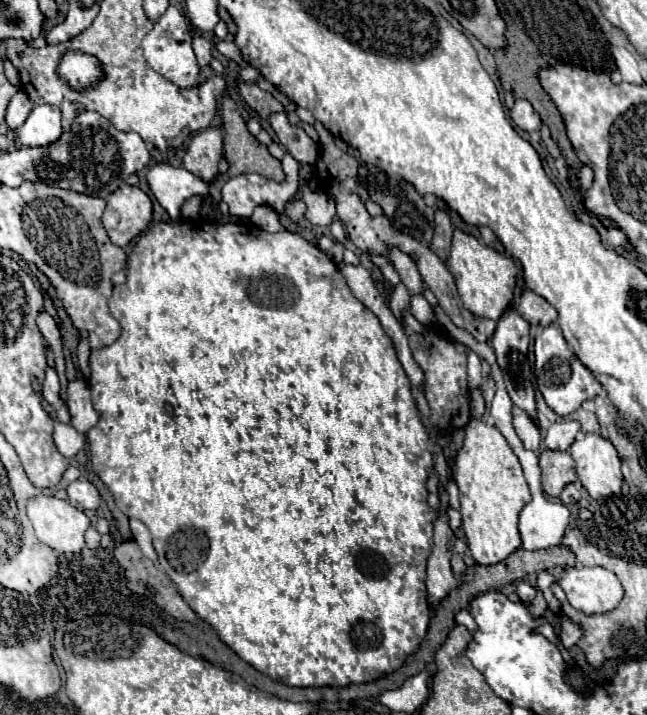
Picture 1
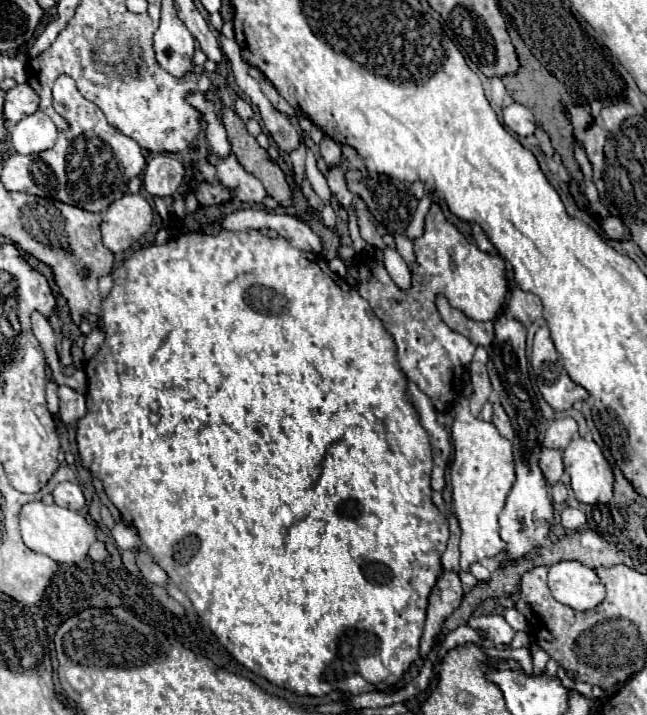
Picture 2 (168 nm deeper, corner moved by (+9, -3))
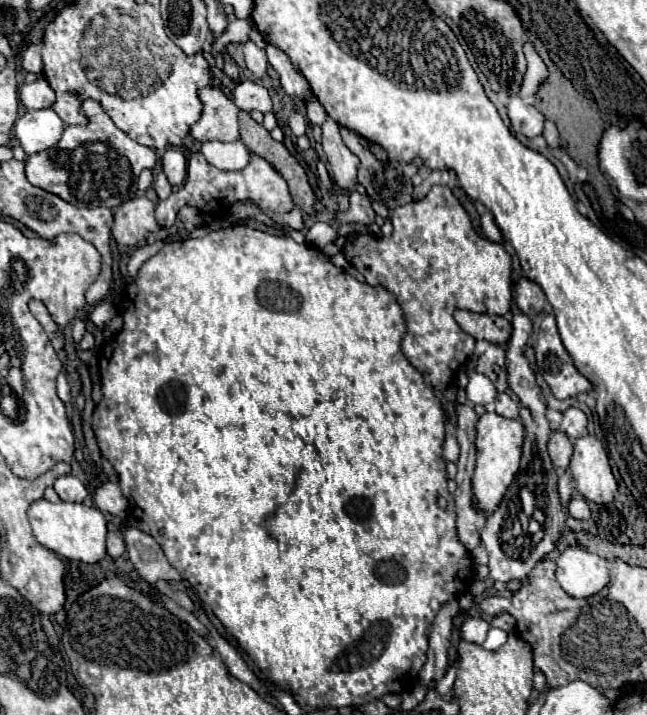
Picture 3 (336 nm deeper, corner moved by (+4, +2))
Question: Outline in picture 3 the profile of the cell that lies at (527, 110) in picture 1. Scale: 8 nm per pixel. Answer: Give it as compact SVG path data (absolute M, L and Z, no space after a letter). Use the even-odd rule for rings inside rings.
M512 97L506 109L508 109L508 118L510 120L509 130L513 135L523 135L528 139L542 135L544 115L536 107L526 105L520 97Z

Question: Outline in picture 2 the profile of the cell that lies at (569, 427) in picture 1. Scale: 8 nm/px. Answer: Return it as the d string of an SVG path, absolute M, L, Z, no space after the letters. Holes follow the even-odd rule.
M561 418L553 420L545 432L543 446L545 448L557 448L565 450L565 446L571 442L571 438L577 436L577 422L573 418Z

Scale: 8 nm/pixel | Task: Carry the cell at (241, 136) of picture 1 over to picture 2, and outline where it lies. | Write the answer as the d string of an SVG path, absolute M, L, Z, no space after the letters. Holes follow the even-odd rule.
M231 108L221 110L221 120L227 130L231 154L239 160L239 164L243 164L243 168L249 174L257 176L263 182L269 196L273 196L281 206L289 206L291 188L289 188L281 168L269 158L267 150L263 150L257 144L257 140L245 130L243 120Z

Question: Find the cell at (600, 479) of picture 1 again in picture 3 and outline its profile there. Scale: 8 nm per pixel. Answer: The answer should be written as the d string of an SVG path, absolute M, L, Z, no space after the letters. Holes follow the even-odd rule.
M592 435L578 437L572 443L574 455L570 461L570 471L578 493L584 495L584 499L600 505L610 503L618 491L618 485L612 475L604 445Z

